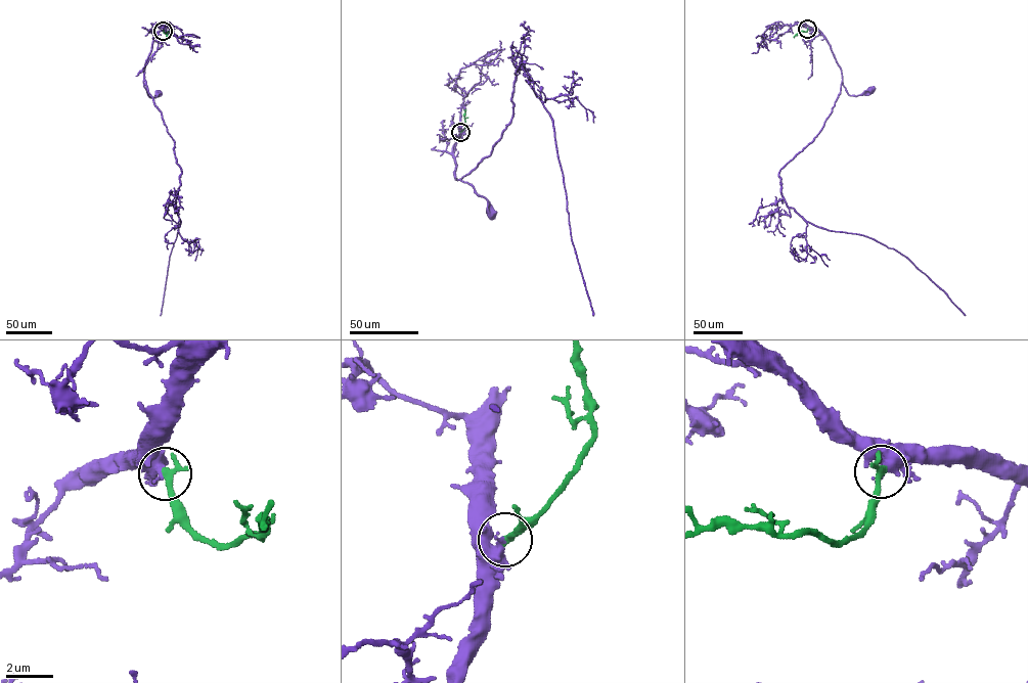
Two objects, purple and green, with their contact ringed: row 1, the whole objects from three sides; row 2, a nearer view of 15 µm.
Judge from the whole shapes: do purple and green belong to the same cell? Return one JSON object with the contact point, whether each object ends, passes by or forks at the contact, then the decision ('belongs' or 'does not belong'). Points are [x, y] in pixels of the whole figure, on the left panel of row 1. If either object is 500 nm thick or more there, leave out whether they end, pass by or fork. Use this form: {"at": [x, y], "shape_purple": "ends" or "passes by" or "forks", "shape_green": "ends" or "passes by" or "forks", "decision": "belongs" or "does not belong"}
{"at": [163, 31], "shape_purple": "ends", "shape_green": "ends", "decision": "belongs"}

